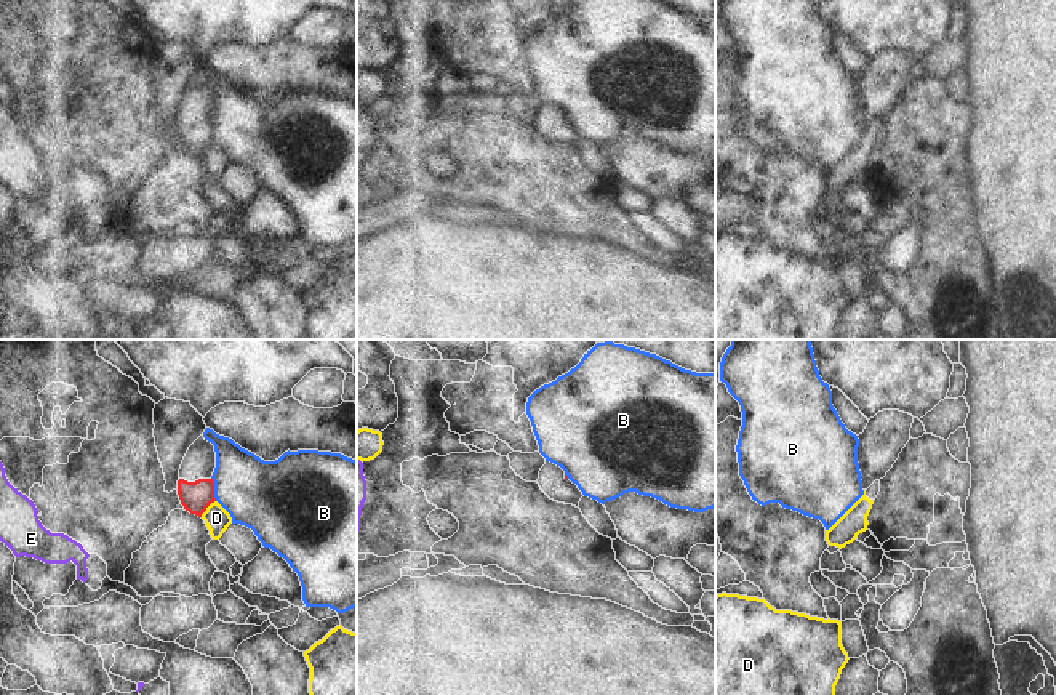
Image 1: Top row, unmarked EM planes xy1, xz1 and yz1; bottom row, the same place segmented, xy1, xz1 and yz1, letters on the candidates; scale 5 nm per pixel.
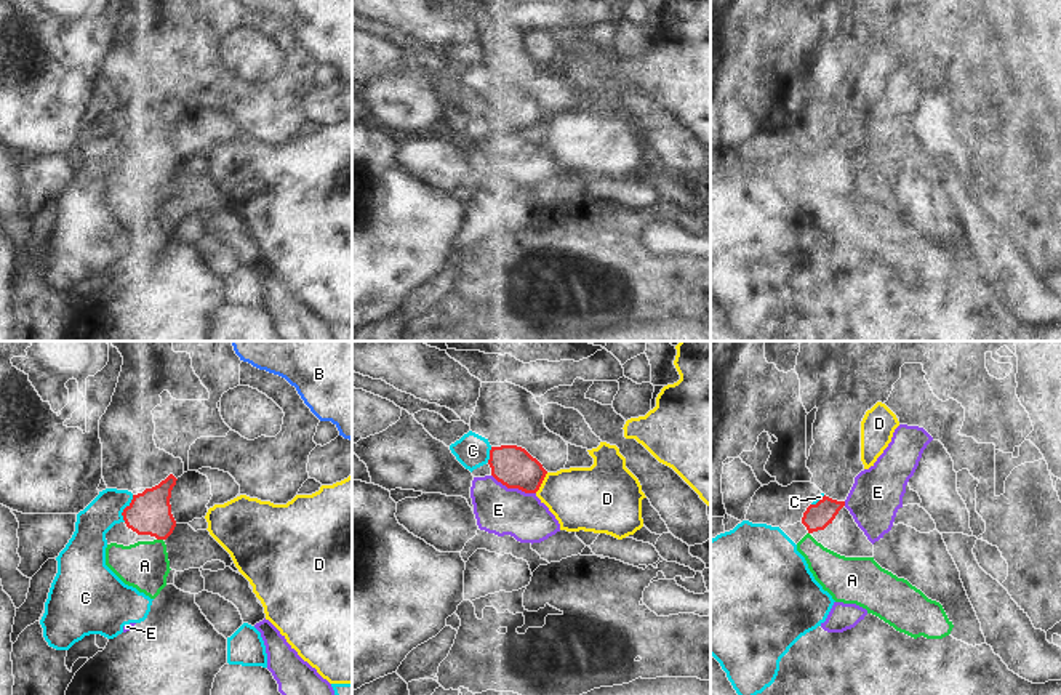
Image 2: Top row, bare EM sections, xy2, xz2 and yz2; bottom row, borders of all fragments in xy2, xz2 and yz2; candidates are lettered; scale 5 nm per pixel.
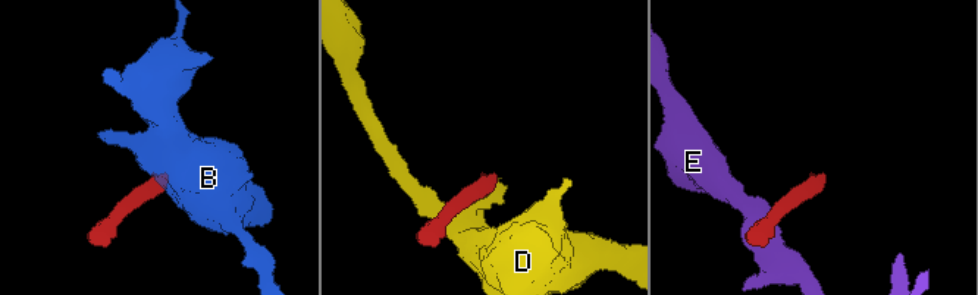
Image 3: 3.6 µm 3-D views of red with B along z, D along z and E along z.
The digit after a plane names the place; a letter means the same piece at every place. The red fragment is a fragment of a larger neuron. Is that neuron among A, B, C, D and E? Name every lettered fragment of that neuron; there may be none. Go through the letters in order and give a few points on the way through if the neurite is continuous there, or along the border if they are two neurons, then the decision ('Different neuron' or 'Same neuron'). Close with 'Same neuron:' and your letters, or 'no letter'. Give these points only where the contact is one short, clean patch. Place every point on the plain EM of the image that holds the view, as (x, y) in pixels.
A: Boundary: xy2 (157, 180), (162, 181). Different neuron
B: Boundary: xy1 (212, 119), (216, 141). Different neuron
C: Boundary: xy2 (133, 136), (122, 154), (124, 162). Different neuron
D: Different neuron
E: Boundary: xz2 (492, 116), (508, 128), (535, 135). Different neuron
Same neuron: no letter

